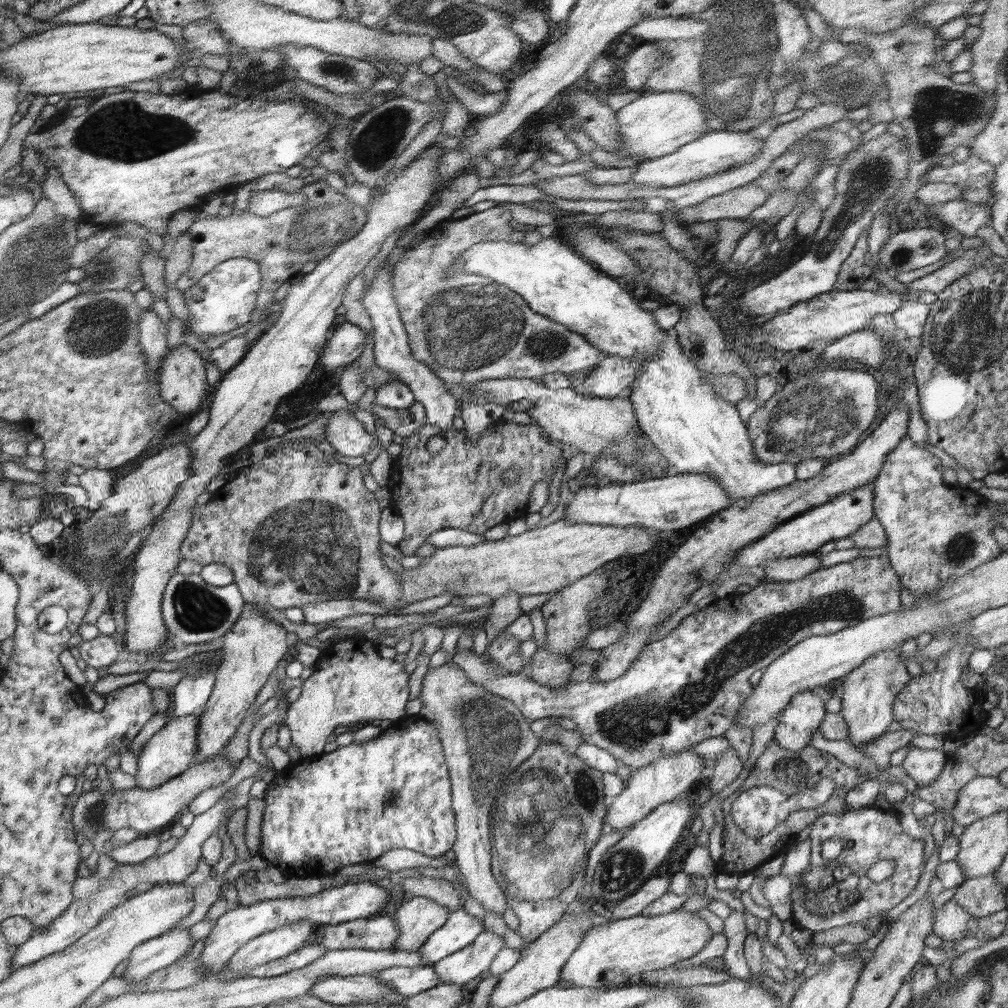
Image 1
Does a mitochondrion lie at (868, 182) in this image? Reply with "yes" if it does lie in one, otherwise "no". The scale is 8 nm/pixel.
yes

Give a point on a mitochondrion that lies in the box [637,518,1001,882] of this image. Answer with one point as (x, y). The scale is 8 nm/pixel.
(791, 772)

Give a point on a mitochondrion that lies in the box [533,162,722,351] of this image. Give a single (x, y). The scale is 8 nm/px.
(653, 261)

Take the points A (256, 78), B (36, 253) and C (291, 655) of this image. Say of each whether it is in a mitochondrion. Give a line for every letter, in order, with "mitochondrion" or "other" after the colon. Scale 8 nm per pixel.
A: mitochondrion
B: mitochondrion
C: other

